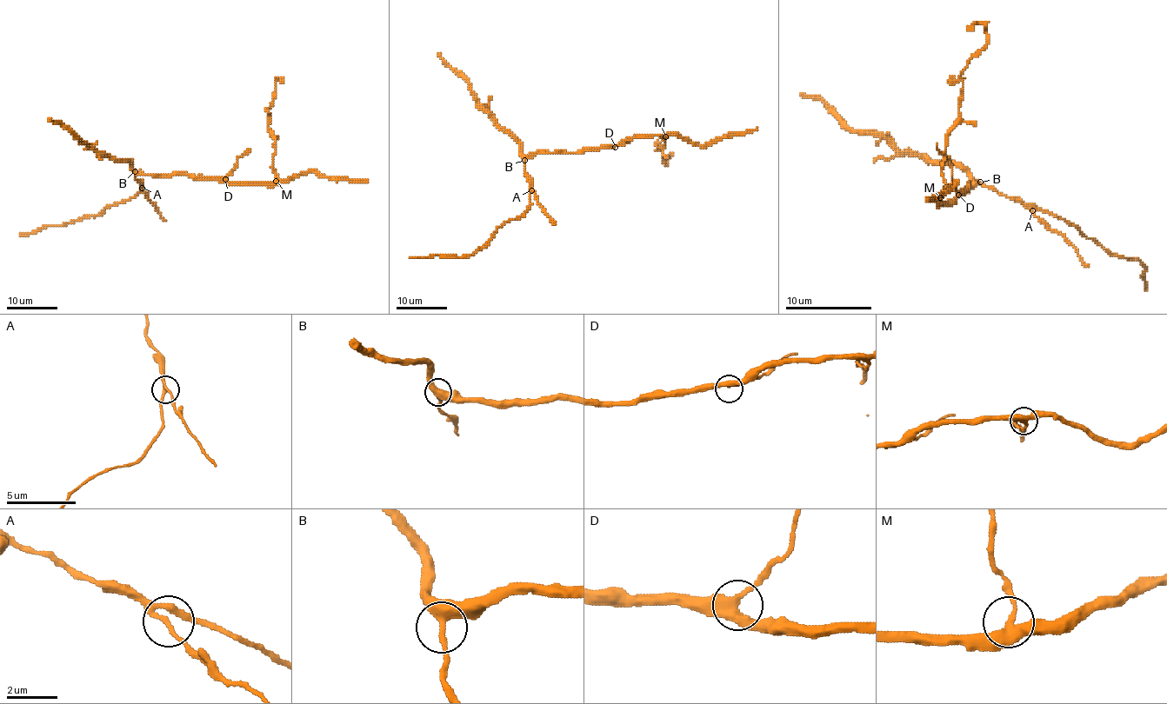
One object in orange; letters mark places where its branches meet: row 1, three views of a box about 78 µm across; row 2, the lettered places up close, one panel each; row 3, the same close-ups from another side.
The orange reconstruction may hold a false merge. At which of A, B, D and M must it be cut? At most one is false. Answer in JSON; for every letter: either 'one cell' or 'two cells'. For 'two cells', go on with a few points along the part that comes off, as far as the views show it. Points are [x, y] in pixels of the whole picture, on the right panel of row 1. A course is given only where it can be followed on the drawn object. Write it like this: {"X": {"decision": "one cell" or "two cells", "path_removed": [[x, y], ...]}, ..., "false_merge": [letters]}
{"A": {"decision": "one cell"}, "B": {"decision": "one cell"}, "D": {"decision": "one cell"}, "M": {"decision": "two cells", "path_removed": [[941, 197], [945, 135], [961, 106], [961, 74], [986, 43], [982, 23], [967, 30]]}, "false_merge": ["M"]}

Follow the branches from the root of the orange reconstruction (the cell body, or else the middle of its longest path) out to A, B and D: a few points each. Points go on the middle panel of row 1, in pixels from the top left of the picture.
A: (558, 152), (534, 152), (524, 160), (524, 170), (531, 190)
B: (558, 152), (534, 152), (524, 160)
D: (558, 152), (615, 147)

